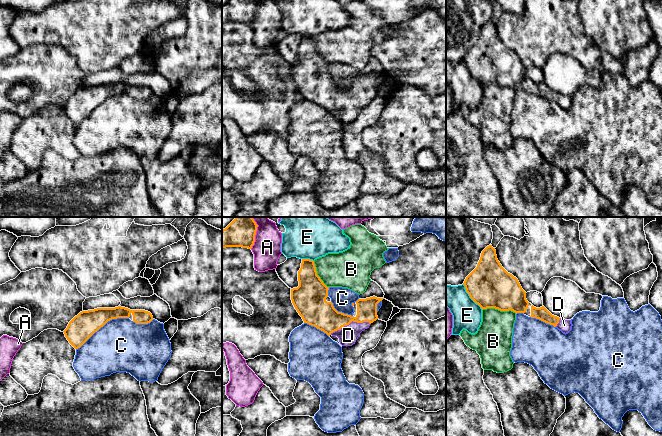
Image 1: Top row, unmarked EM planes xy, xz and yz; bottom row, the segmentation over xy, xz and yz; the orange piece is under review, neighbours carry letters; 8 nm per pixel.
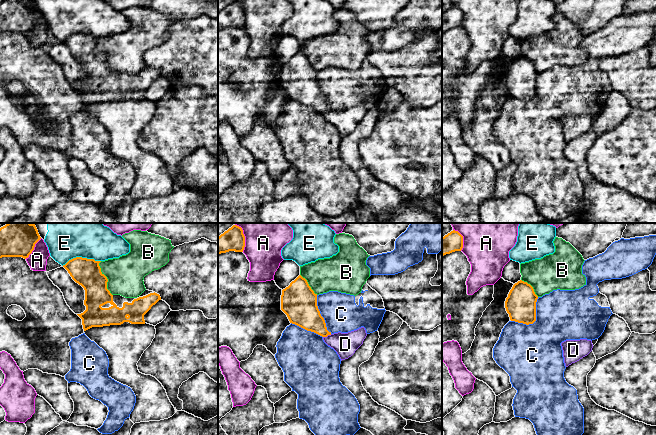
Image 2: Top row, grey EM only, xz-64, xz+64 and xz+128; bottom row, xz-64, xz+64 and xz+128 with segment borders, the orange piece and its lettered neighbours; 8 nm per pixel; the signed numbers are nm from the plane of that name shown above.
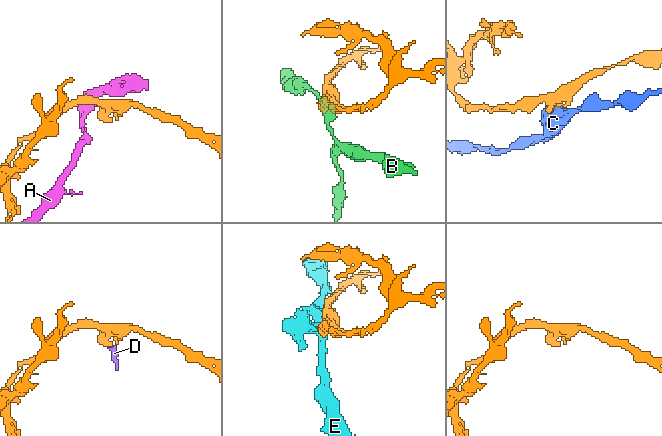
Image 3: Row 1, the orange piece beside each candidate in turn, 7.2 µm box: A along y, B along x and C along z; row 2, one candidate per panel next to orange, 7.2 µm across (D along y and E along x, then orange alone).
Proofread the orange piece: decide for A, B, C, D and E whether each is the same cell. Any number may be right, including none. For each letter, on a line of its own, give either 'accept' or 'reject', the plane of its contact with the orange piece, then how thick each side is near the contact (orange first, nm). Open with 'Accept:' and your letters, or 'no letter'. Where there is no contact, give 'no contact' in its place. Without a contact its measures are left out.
Accept: D
A: reject | xz | 190/220 nm
B: reject | yz | 360/300 nm
C: reject | xy | 200/420 nm
D: accept | xz | 220/150 nm
E: reject | yz | 360/220 nm

